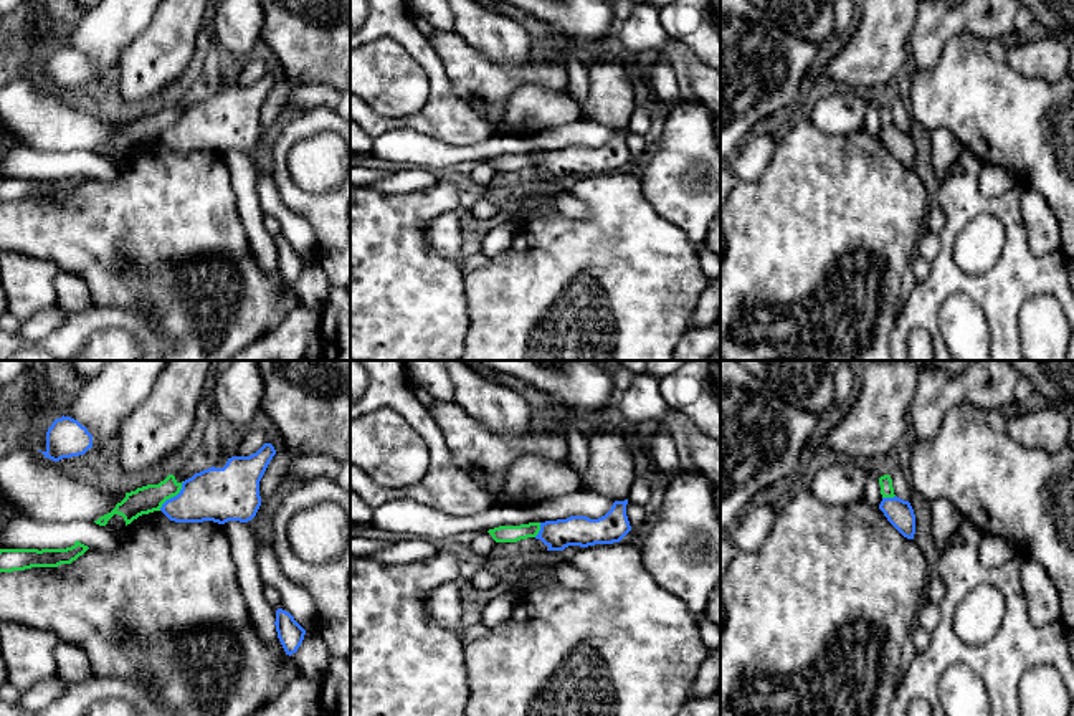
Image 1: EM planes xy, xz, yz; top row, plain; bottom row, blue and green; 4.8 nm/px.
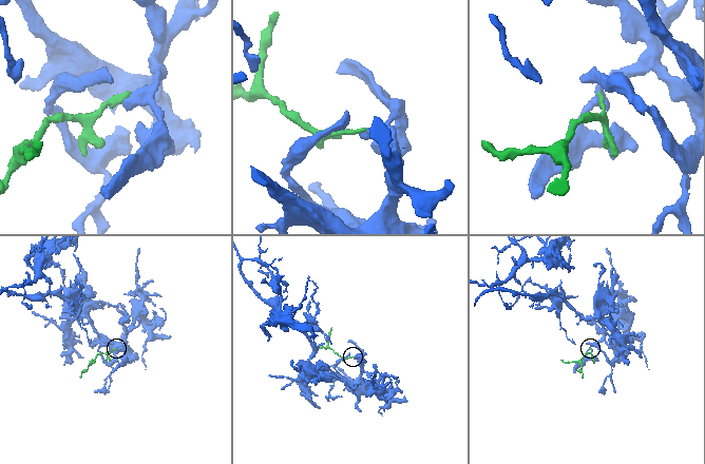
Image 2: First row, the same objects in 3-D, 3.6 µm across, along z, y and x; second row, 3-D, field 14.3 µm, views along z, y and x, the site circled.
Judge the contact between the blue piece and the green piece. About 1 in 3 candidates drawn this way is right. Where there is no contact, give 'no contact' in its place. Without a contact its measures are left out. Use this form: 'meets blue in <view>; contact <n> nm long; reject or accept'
meets blue in xy; contact 190 nm long; reject

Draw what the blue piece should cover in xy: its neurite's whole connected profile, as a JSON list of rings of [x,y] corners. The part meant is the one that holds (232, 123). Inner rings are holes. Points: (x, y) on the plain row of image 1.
[[[264,73],[249,86],[228,88],[223,98],[195,103],[160,141],[175,152],[248,152],[261,136],[259,111],[274,84],[274,76]]]

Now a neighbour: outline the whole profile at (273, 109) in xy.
[[[284,76],[279,81],[276,81],[276,84],[269,91],[269,94],[259,111],[261,129],[268,129],[269,126],[281,121],[286,116],[286,104],[288,104],[291,94],[299,86],[301,86],[299,81],[291,81]]]

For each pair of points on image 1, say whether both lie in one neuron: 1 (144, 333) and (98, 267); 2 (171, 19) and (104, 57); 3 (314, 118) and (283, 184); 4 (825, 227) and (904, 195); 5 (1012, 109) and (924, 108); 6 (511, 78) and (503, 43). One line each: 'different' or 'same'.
1: different
2: different
3: same
4: same
5: same
6: different

